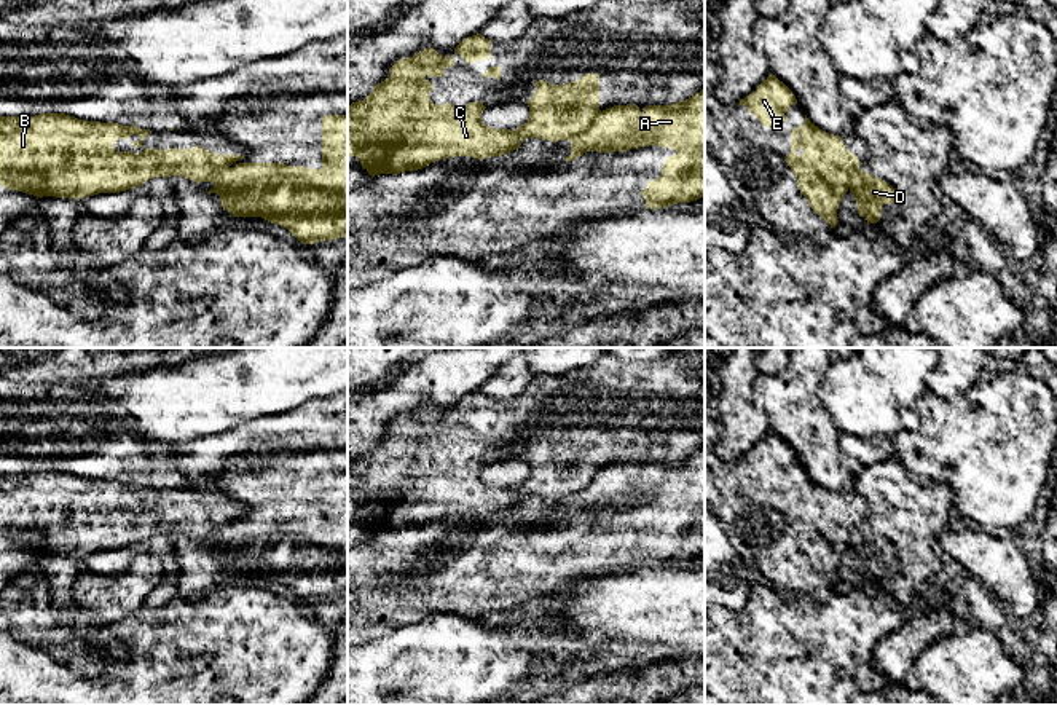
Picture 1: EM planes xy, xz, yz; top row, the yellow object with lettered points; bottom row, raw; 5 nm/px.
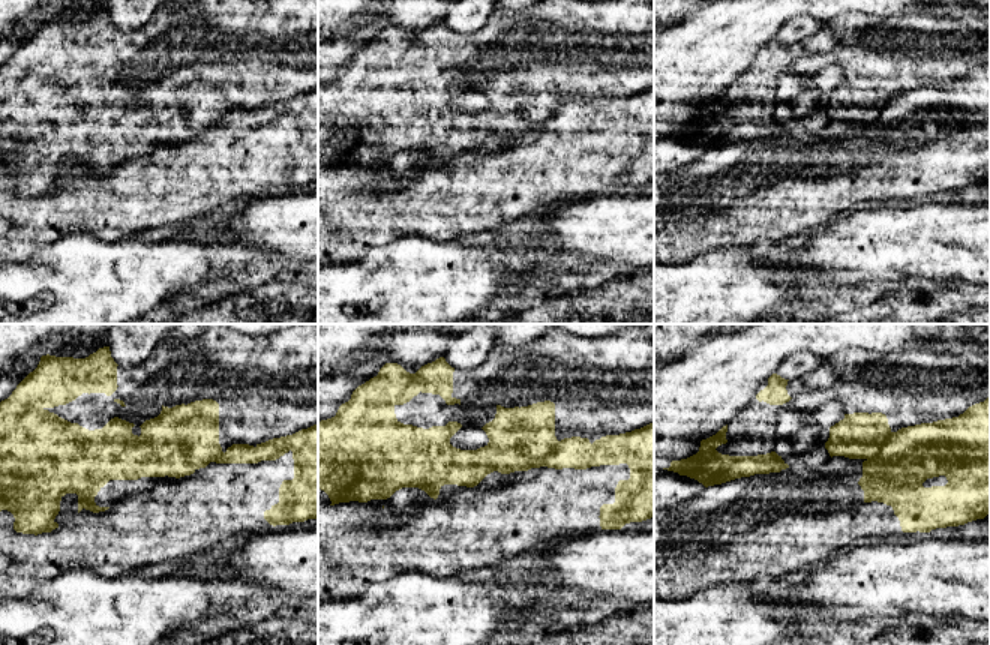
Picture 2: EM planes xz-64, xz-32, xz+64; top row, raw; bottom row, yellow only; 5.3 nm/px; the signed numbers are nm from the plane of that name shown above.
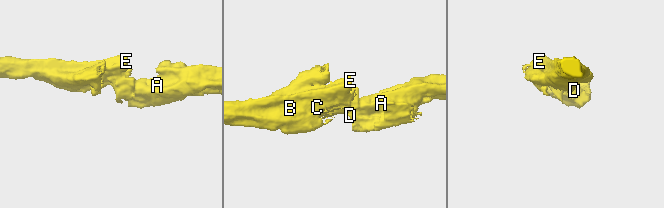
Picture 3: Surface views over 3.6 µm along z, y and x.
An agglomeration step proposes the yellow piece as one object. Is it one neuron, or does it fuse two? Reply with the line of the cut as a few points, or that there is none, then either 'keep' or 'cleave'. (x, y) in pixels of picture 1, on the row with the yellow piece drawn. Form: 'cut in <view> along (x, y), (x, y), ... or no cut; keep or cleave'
cut in xz along (601, 112), (584, 131), (568, 139); cleave

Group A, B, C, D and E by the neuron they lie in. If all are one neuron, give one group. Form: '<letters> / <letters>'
A D / B C E

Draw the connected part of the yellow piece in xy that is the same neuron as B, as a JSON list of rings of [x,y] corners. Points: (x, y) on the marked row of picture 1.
[[[65,113],[0,116],[0,185],[37,198],[75,198],[120,193],[153,177],[180,175],[196,183],[214,175],[241,155],[217,155],[198,145],[116,152],[118,139],[137,134],[140,148],[150,129],[136,124],[86,121]]]

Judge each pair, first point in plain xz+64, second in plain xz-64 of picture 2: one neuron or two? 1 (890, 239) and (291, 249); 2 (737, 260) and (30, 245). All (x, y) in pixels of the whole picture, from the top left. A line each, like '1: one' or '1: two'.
1: one
2: two

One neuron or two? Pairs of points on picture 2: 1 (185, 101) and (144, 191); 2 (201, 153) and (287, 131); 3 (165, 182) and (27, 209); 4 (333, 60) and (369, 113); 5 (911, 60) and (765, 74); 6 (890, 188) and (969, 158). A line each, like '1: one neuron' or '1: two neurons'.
1: two neurons
2: one neuron
3: one neuron
4: two neurons
5: one neuron
6: one neuron

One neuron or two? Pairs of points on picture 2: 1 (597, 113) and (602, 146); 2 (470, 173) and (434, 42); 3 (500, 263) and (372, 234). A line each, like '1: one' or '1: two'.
1: one
2: two
3: two

